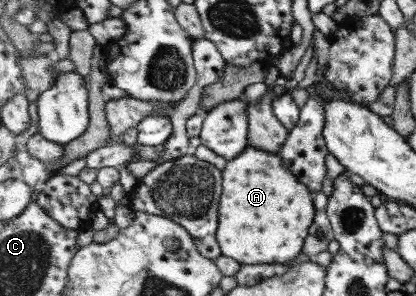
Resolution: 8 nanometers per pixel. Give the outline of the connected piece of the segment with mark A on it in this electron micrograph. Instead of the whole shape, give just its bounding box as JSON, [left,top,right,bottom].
[217,146,317,265]

